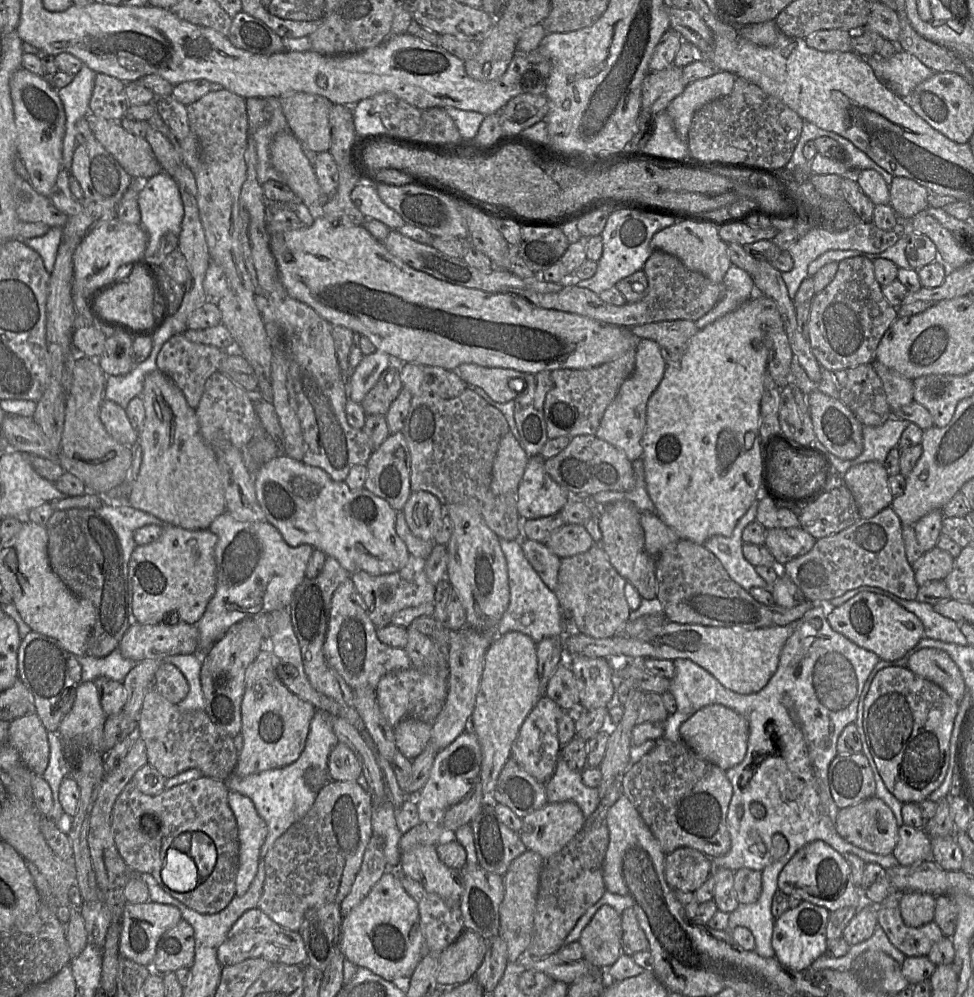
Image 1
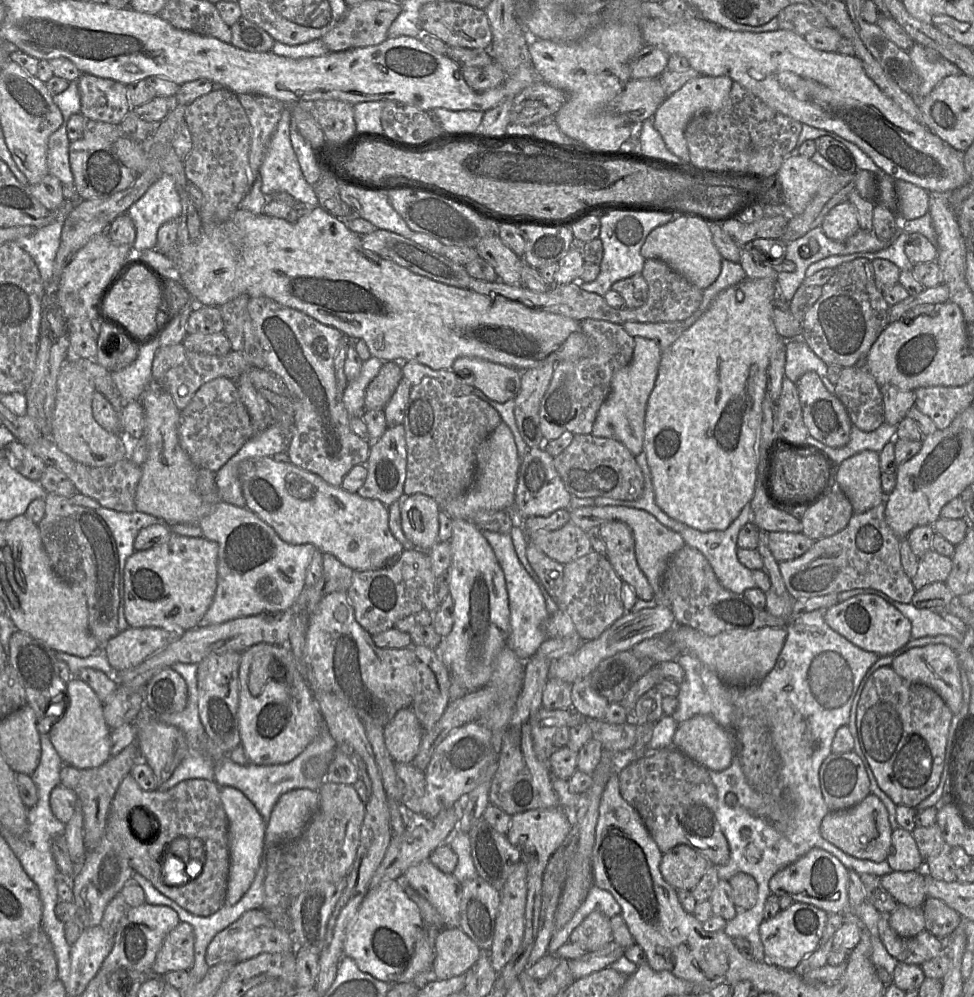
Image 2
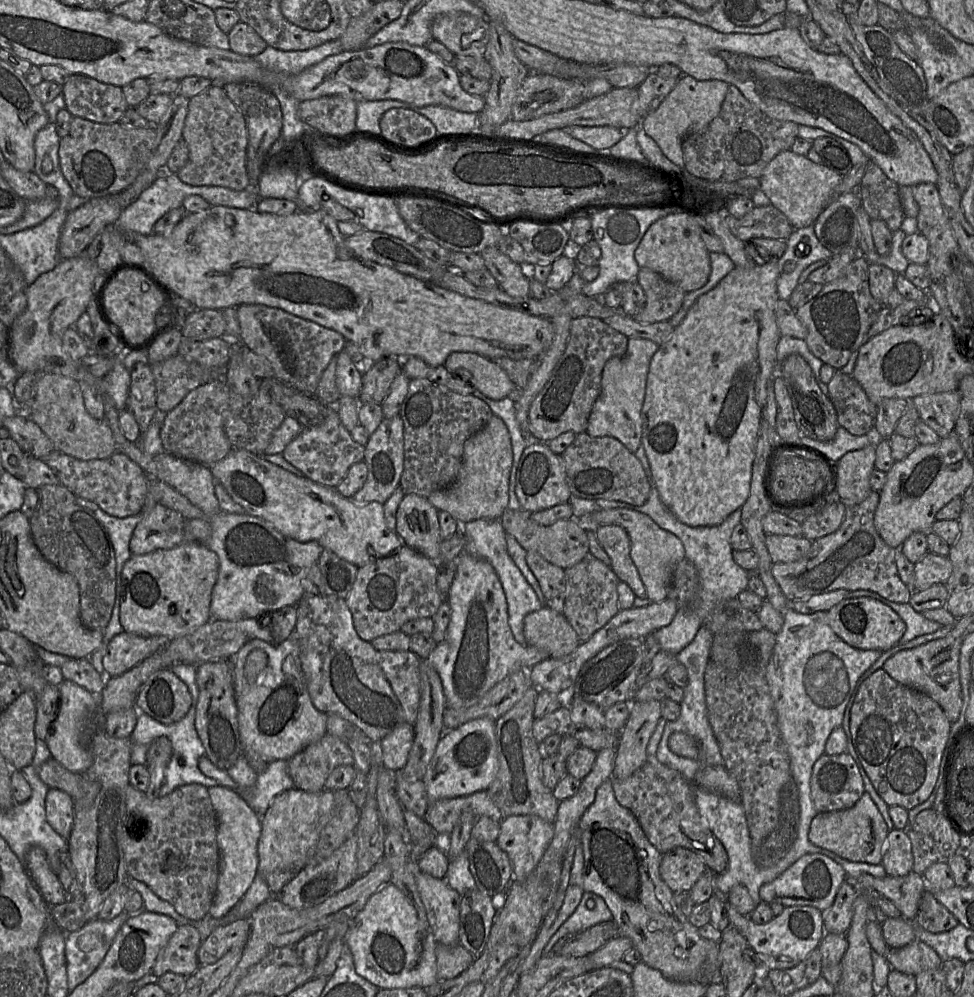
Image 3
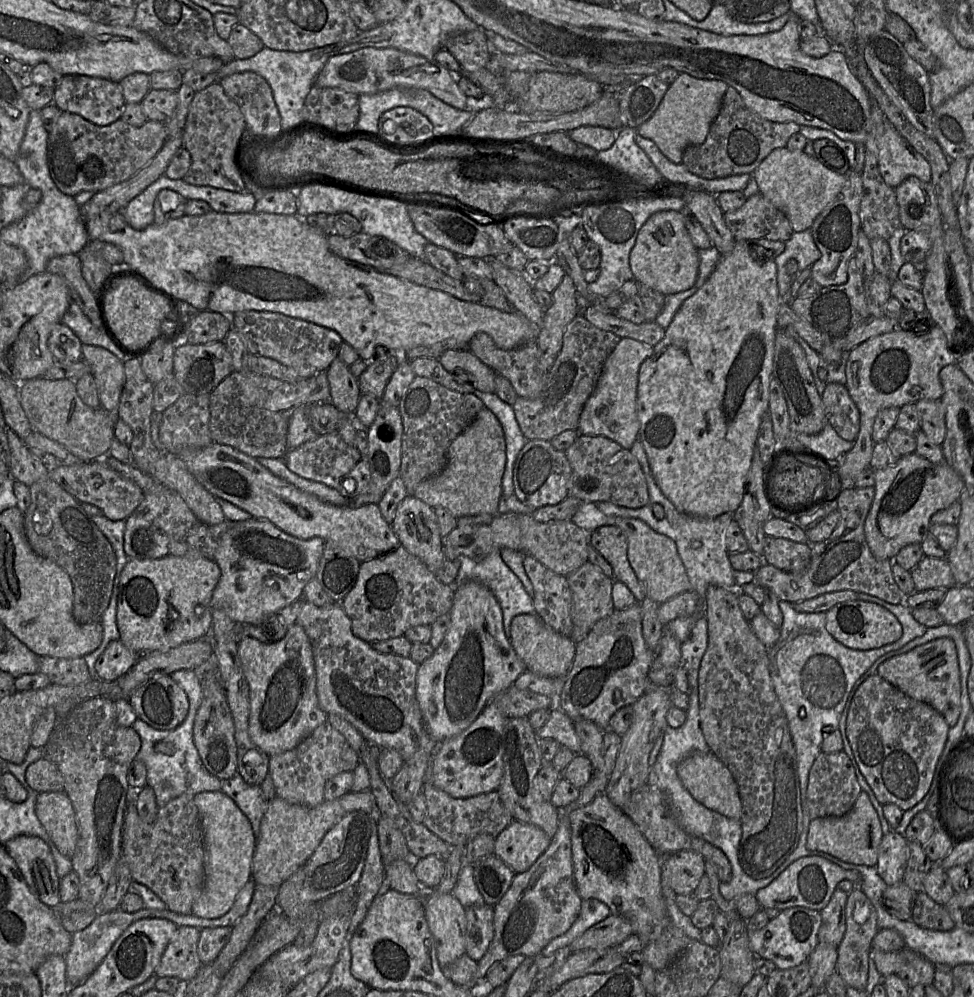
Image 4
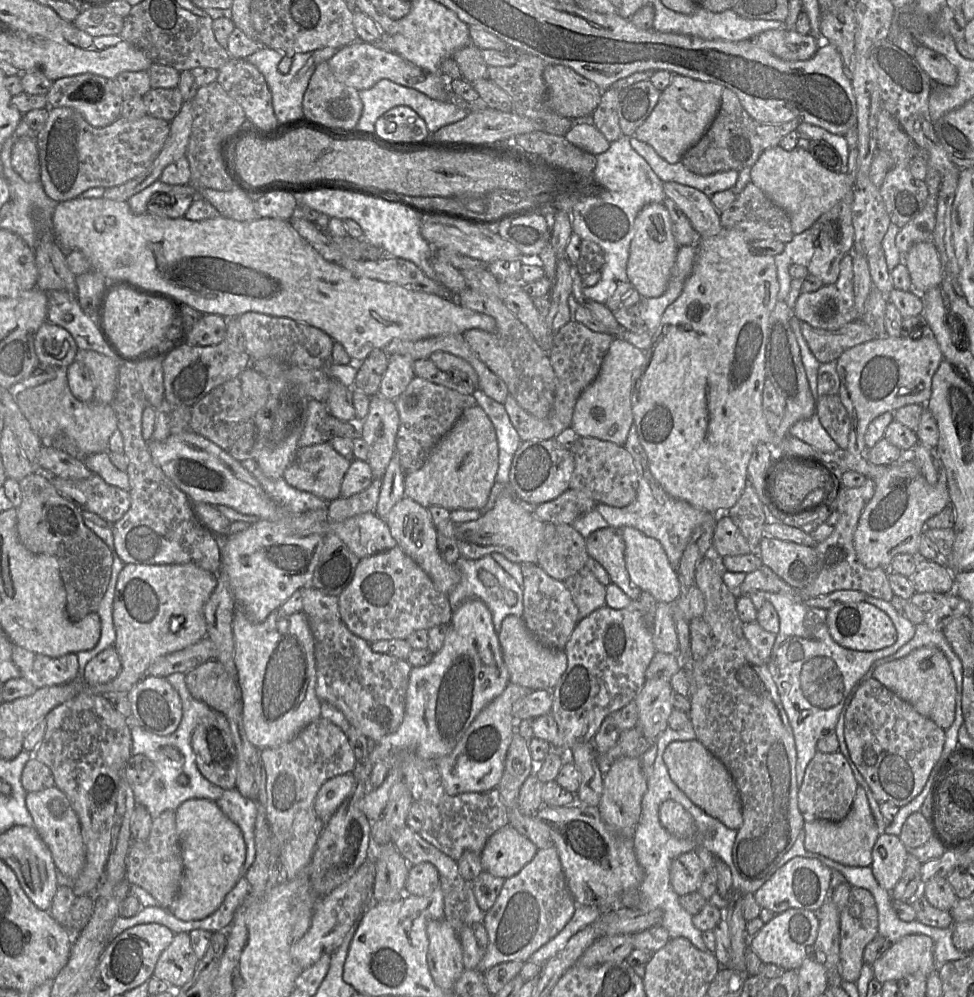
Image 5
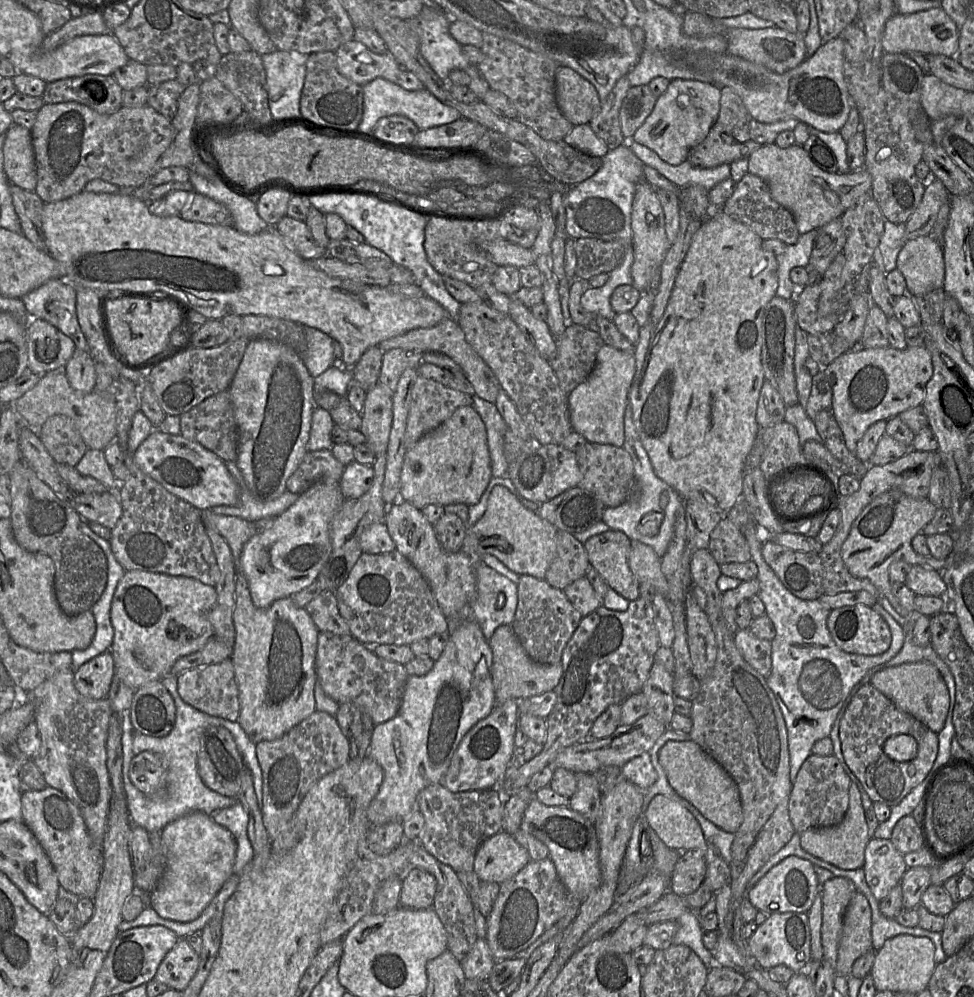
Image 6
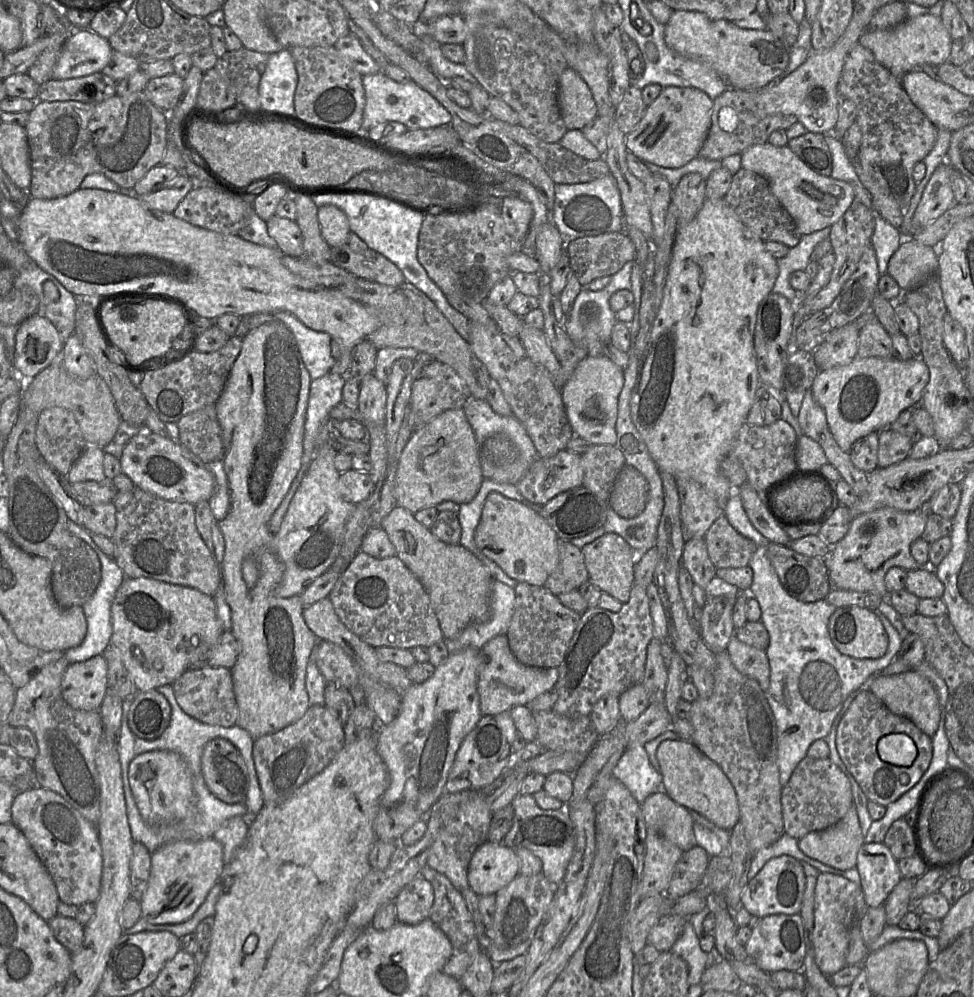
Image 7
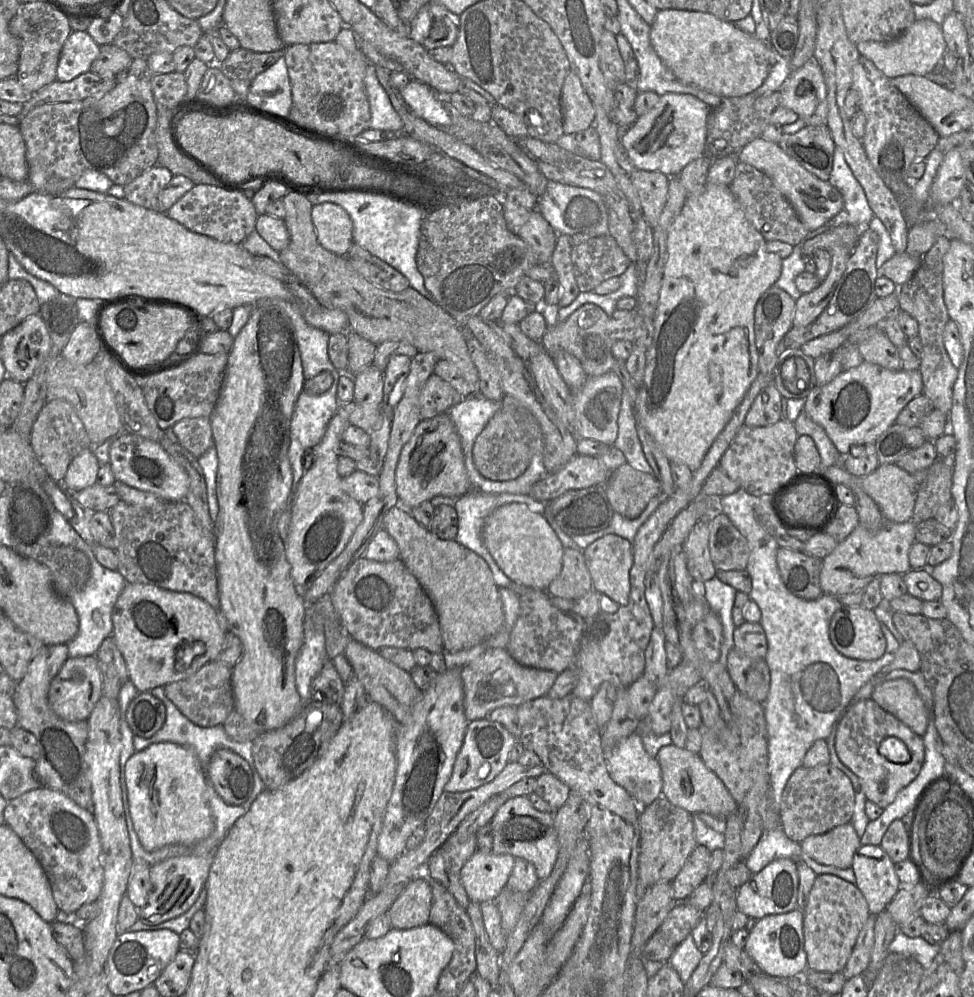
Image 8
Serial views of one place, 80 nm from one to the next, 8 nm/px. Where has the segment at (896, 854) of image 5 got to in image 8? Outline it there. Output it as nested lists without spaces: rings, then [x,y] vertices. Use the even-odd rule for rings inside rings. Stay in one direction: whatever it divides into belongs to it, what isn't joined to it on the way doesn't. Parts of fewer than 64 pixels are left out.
[[[880,845],[861,846],[853,856],[851,869],[870,915],[879,915],[902,887],[894,862]]]

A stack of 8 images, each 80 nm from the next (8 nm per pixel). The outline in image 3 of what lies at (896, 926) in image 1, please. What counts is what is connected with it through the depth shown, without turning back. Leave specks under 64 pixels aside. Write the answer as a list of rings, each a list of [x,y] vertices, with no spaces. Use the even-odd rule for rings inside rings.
[[[916,938],[901,948],[889,948],[887,961],[891,969],[913,976],[939,968],[943,962],[932,947]]]

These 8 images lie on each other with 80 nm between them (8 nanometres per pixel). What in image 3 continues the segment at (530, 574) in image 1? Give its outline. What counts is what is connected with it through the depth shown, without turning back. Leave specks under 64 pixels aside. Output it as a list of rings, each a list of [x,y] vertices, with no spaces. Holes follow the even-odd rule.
[[[480,518],[461,523],[461,532],[466,538],[465,551],[489,562],[494,568],[505,593],[508,609],[508,624],[515,640],[526,645],[523,621],[527,614],[540,610],[543,606],[531,585],[507,552],[506,532],[498,519]]]

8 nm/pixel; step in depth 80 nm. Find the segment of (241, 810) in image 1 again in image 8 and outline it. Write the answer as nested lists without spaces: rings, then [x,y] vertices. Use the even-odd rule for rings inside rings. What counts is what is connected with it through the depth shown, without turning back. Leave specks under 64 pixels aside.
[[[212,855],[179,856],[152,865],[151,889],[146,904],[138,909],[139,919],[147,925],[158,925],[185,913],[205,887],[212,860]]]

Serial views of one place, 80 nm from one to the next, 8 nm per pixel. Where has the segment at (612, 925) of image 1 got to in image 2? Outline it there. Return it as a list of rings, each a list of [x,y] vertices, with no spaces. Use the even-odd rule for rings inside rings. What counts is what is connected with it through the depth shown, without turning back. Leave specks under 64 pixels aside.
[[[594,911],[573,930],[568,942],[578,944],[588,952],[600,950],[613,940],[610,921],[611,918],[601,911]]]

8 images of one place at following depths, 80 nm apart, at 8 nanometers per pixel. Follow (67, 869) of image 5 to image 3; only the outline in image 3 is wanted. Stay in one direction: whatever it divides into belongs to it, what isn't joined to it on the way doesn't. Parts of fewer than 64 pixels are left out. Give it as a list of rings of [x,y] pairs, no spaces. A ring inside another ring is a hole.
[[[49,789],[45,798],[46,820],[52,829],[68,840],[74,823],[74,800],[58,789]]]

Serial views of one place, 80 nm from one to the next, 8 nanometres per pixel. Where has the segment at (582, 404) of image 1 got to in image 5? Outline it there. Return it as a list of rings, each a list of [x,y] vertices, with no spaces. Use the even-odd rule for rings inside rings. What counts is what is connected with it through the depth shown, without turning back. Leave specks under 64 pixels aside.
[[[576,320],[569,321],[559,329],[559,331],[554,335],[552,347],[548,353],[556,377],[554,402],[548,415],[545,418],[537,418],[533,416],[524,410],[510,394],[503,403],[511,423],[522,441],[554,439],[562,431],[571,427],[576,401],[583,390],[588,387],[598,376],[603,359],[614,338],[615,337],[608,333],[595,332]]]

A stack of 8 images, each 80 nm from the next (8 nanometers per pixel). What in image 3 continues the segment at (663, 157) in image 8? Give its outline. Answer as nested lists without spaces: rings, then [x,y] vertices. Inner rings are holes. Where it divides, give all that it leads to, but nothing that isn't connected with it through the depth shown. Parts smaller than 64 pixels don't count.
[[[682,75],[658,108],[646,115],[640,125],[669,160],[685,168],[682,150],[684,138],[707,129],[711,121],[720,113],[728,87],[729,83],[722,80],[697,80],[690,75]]]

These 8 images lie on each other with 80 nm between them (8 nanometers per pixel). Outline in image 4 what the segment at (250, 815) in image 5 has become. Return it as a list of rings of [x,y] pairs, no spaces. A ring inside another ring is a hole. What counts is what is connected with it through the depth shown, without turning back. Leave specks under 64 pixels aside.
[[[236,772],[231,778],[223,780],[220,791],[232,798],[248,818],[257,841],[261,819],[268,808],[260,786],[246,783]]]

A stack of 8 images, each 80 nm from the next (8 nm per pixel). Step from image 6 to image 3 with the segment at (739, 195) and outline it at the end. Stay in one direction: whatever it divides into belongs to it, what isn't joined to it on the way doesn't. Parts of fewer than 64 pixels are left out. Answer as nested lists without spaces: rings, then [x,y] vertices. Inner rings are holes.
[[[772,204],[755,206],[741,218],[728,213],[724,217],[732,234],[744,242],[758,238],[787,240],[794,231],[788,218]]]

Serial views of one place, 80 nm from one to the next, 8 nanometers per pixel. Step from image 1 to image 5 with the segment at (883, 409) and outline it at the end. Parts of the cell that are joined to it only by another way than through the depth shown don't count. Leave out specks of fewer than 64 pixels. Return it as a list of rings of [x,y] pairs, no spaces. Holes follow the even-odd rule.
[[[839,395],[818,397],[816,415],[827,433],[837,443],[839,449],[846,450],[849,444],[851,421]]]

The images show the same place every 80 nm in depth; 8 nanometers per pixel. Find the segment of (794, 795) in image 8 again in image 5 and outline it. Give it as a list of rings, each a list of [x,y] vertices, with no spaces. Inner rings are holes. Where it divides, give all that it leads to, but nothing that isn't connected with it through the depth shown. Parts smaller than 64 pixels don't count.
[[[817,752],[809,762],[803,782],[798,789],[798,807],[805,823],[841,822],[852,807],[858,786],[852,769],[842,753]]]

